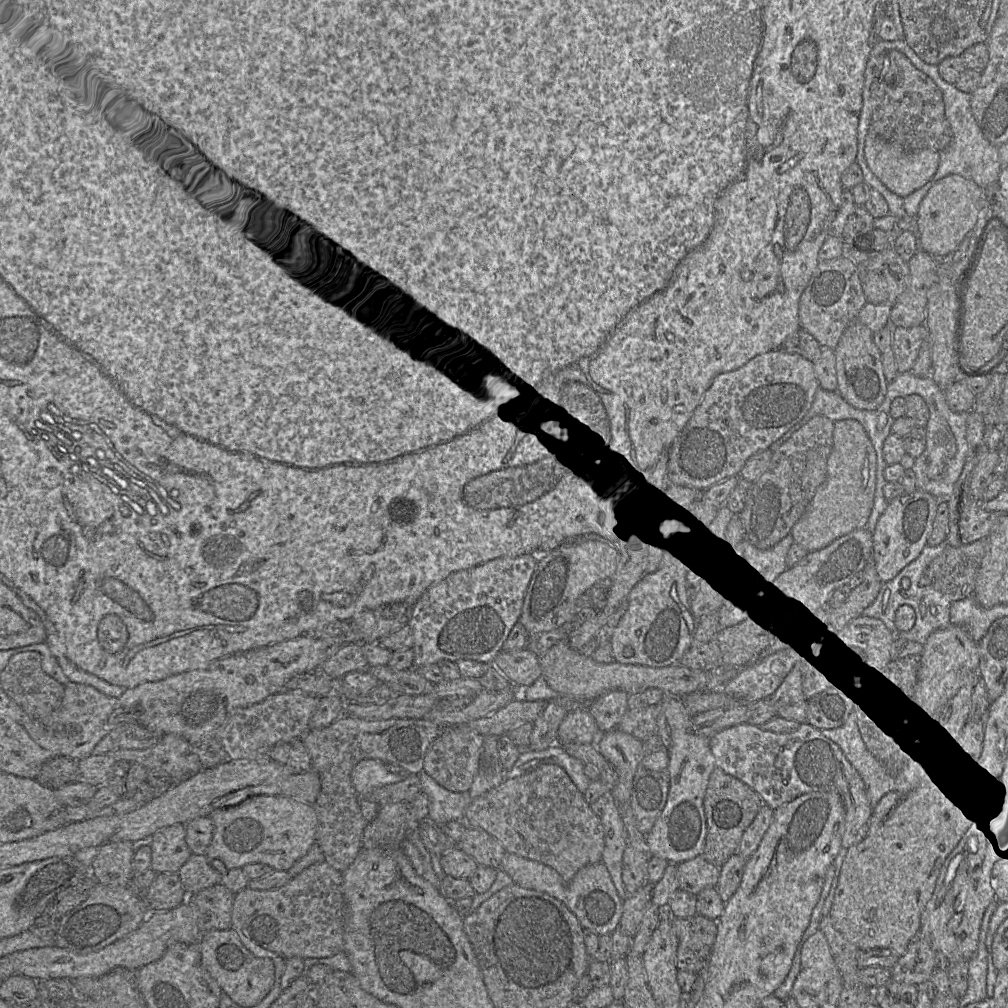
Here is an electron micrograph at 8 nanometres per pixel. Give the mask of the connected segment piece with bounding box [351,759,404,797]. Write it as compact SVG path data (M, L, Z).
M375 759L360 761L351 772L351 782L360 797L382 786L403 780L403 776L389 772L385 763Z

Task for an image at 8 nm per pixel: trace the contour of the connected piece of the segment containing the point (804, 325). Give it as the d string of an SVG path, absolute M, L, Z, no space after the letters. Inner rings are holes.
M846 257L818 262L818 266L802 292L798 318L800 328L808 332L821 347L835 349L845 329L857 319L866 303L858 275L858 266Z

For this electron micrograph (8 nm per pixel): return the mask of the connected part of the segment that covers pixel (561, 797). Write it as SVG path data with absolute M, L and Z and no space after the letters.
M543 764L516 778L506 778L500 785L473 799L466 809L467 826L486 831L495 837L507 853L538 861L556 870L569 883L584 866L601 862L605 829L566 771L556 764Z

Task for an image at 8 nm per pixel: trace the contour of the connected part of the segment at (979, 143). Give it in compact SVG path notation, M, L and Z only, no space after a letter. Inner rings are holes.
M878 40L876 44L873 46L870 56L876 56L877 61L879 62L879 57L884 56L888 51L890 50L898 50L899 52L903 53L909 60L910 62L921 72L929 76L935 84L938 86L938 88L941 90L942 95L943 95L943 102L944 102L944 108L945 108L945 117L947 121L950 124L953 137L949 145L941 150L939 152L940 160L939 160L939 166L934 174L934 176L930 179L929 182L927 182L923 187L917 189L910 195L906 196L903 198L903 206L905 213L907 217L910 218L915 218L919 209L919 205L922 201L922 199L926 196L930 188L940 179L948 176L948 175L960 175L966 179L974 181L982 190L986 189L989 185L991 184L997 184L999 174L1001 172L1001 164L1000 164L1000 158L999 158L999 150L998 147L991 144L984 136L982 130L978 126L974 115L972 113L971 109L971 94L962 92L958 90L954 84L947 83L944 81L938 70L937 65L931 65L927 64L924 61L922 61L917 54L912 50L912 48L906 43L904 40L895 40L895 41L884 41L884 40Z

